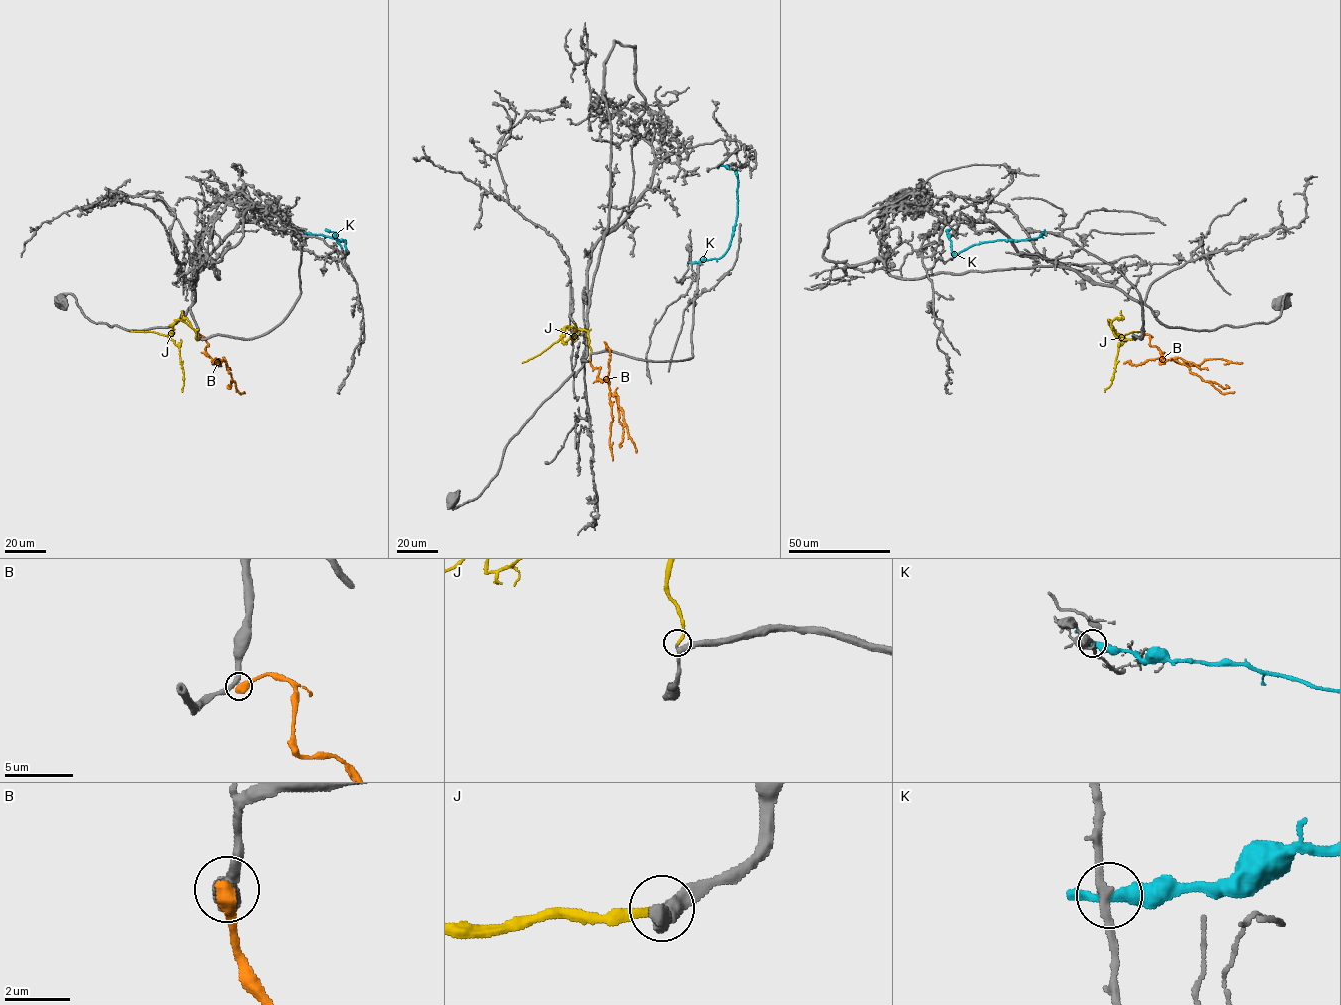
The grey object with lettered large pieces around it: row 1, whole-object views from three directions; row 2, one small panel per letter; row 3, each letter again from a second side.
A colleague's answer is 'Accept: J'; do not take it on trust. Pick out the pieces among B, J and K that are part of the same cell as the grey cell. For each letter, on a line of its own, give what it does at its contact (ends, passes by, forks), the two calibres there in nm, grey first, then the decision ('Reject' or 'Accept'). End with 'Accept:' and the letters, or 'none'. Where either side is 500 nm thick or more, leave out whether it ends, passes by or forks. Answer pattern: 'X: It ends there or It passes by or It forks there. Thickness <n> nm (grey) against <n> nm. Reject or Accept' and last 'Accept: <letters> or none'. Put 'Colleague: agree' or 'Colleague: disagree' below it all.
B: Thickness 360 nm (grey) against 600 nm. Reject
J: It ends there. Thickness 280 nm (grey) against 240 nm. Accept
K: It passes by. Thickness 240 nm (grey) against 340 nm. Reject
Accept: J
Colleague: agree

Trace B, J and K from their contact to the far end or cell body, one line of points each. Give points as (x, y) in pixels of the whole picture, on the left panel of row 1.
B: (198, 336), (202, 336), (214, 364), (218, 359), (224, 361), (236, 389), (244, 391)
J: (198, 338), (192, 328), (179, 319), (173, 325), (170, 337), (179, 347), (183, 372), (182, 392)
K: (299, 232), (344, 240), (344, 254), (334, 233), (325, 228)

